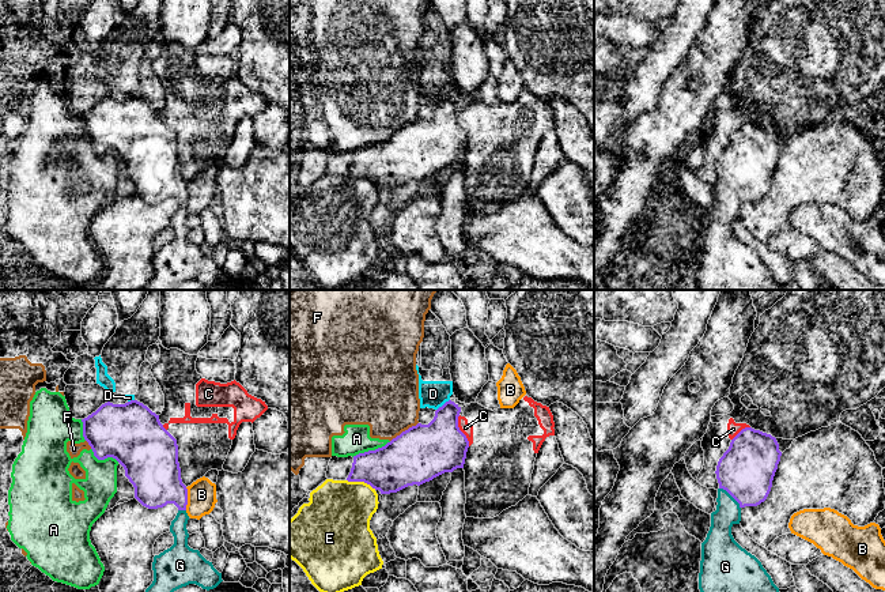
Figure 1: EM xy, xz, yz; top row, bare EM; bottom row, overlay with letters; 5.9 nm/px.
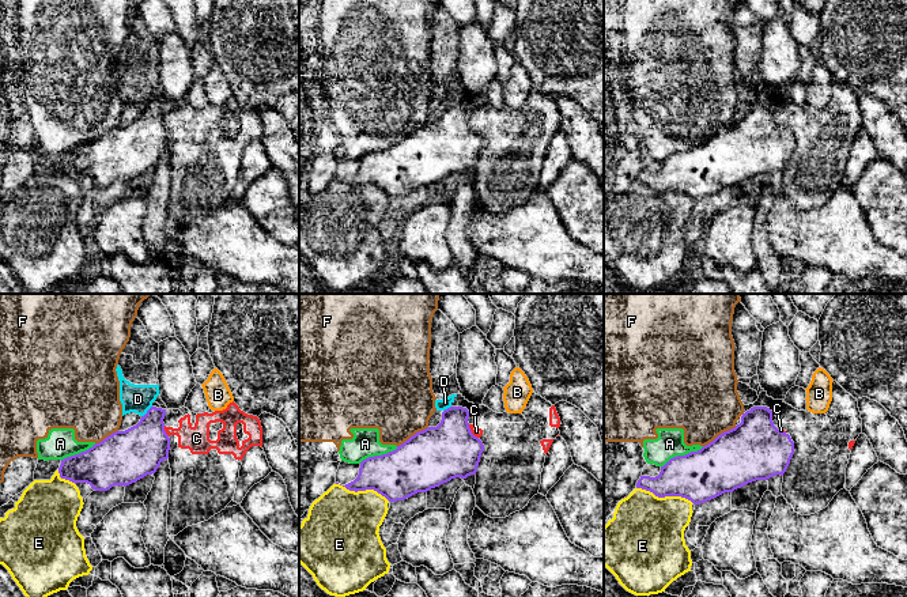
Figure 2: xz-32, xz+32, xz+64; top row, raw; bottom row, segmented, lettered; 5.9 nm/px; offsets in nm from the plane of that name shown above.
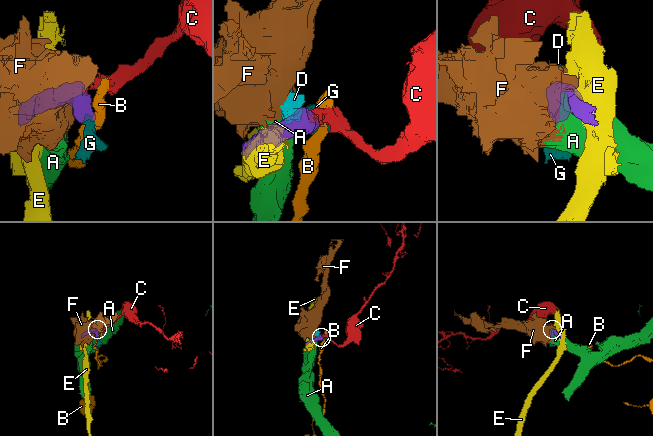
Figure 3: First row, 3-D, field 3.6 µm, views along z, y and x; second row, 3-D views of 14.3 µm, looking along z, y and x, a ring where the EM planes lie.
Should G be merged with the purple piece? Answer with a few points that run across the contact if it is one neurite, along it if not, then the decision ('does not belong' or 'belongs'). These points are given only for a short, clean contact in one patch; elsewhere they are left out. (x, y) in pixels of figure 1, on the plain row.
yz (747, 165), (745, 174), (732, 191), (727, 207) | belongs

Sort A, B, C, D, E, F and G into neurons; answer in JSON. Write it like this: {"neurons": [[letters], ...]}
{"neurons": [["A", "F"], ["B"], ["C"], ["D"], ["E"], ["G"]]}

